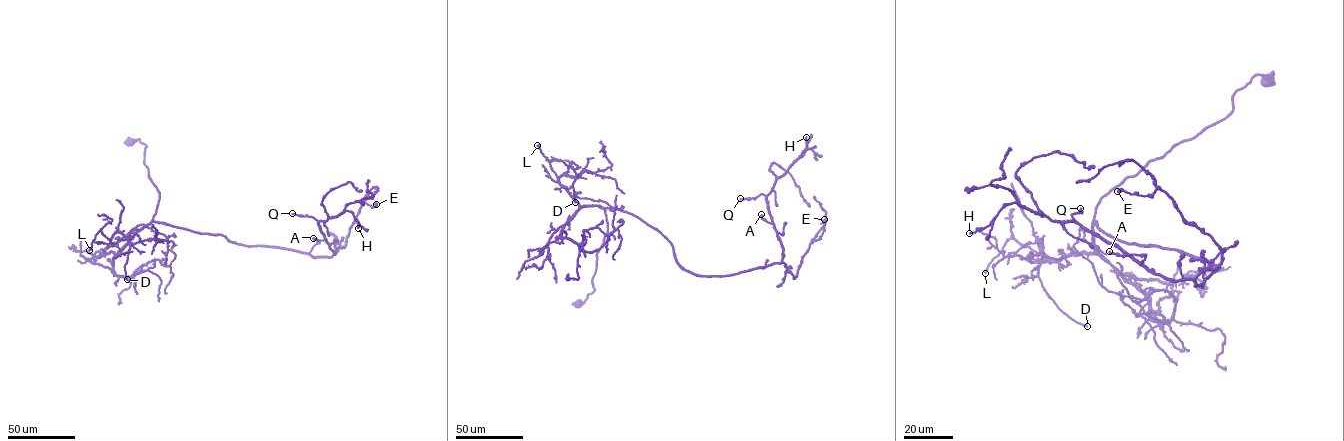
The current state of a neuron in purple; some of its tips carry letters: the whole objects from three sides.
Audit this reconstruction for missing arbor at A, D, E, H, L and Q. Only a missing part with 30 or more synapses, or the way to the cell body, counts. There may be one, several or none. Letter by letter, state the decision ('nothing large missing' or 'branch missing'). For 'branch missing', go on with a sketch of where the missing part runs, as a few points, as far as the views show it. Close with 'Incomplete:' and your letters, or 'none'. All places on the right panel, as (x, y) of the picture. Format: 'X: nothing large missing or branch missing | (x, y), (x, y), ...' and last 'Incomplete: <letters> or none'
A: nothing large missing
D: nothing large missing
E: nothing large missing
H: nothing large missing
L: nothing large missing
Q: branch missing | (1080, 208), (1095, 229)
Incomplete: Q

